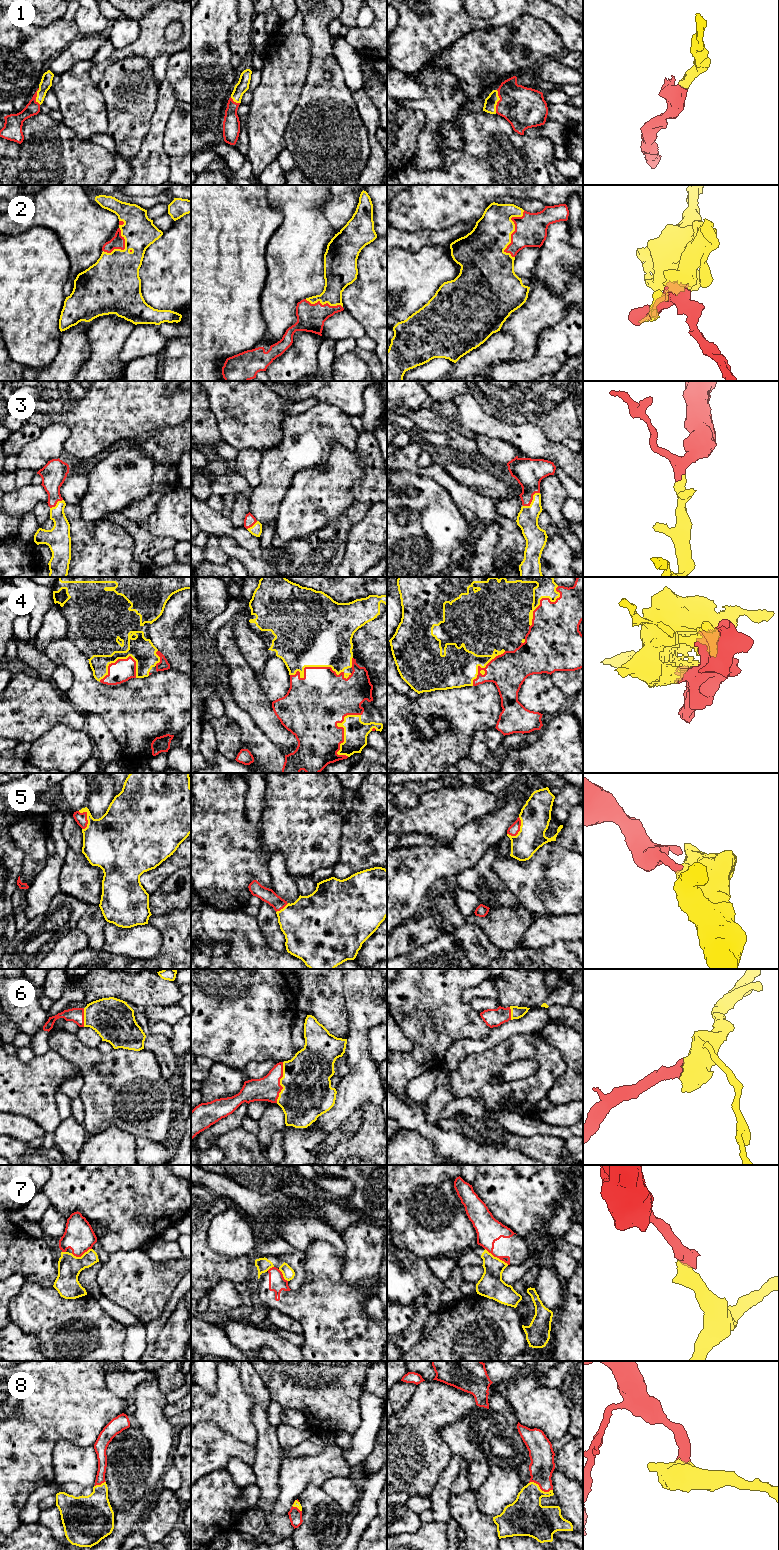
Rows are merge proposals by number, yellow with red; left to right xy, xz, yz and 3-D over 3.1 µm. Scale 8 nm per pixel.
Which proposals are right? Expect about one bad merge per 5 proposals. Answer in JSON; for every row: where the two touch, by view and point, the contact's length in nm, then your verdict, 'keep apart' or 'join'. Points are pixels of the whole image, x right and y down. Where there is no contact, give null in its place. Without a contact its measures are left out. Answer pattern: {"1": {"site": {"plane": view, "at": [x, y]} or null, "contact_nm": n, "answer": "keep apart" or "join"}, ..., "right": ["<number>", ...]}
{"1": {"site": {"plane": "yz", "at": [498, 100]}, "contact_nm": 180, "answer": "join"}, "2": {"site": {"plane": "yz", "at": [514, 230]}, "contact_nm": 400, "answer": "join"}, "3": {"site": {"plane": "yz", "at": [532, 500]}, "contact_nm": 180, "answer": "join"}, "4": {"site": {"plane": "xz", "at": [316, 666]}, "contact_nm": 500, "answer": "join"}, "5": {"site": {"plane": "xy", "at": [87, 818]}, "contact_nm": 160, "answer": "join"}, "6": {"site": {"plane": "xz", "at": [280, 1082]}, "contact_nm": 340, "answer": "join"}, "7": {"site": {"plane": "yz", "at": [496, 1257]}, "contact_nm": 240, "answer": "keep apart"}, "8": {"site": {"plane": "yz", "at": [539, 1488]}, "contact_nm": 200, "answer": "join"}, "right": ["1", "2", "3", "4", "5", "6", "8"]}

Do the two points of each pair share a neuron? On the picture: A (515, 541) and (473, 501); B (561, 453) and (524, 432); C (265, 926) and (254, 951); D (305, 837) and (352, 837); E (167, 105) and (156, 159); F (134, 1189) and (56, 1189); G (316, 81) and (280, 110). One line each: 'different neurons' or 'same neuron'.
A: same neuron
B: same neuron
C: different neurons
D: different neurons
E: same neuron
F: same neuron
G: different neurons

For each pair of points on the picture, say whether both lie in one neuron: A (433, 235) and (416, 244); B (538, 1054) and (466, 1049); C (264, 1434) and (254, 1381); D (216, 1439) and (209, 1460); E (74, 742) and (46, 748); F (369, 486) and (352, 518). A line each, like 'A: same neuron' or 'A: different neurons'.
A: same neuron
B: different neurons
C: same neuron
D: same neuron
E: same neuron
F: same neuron

